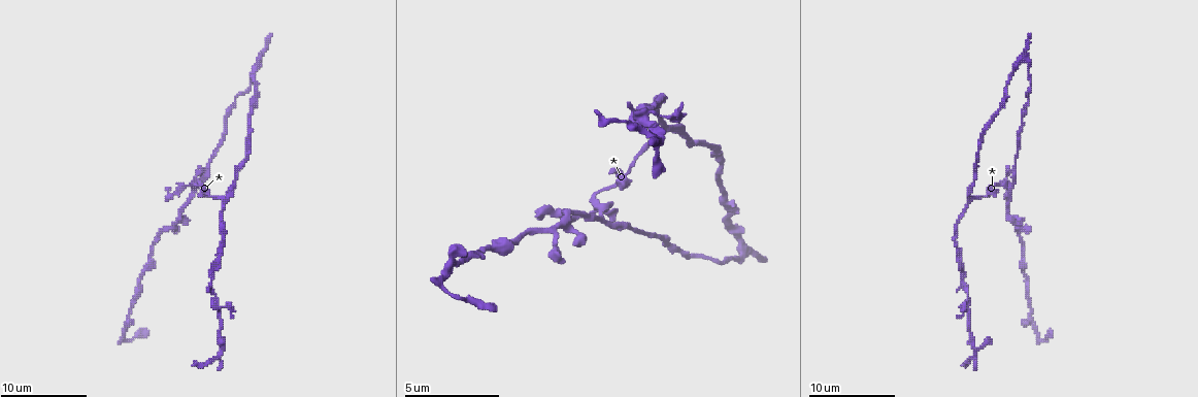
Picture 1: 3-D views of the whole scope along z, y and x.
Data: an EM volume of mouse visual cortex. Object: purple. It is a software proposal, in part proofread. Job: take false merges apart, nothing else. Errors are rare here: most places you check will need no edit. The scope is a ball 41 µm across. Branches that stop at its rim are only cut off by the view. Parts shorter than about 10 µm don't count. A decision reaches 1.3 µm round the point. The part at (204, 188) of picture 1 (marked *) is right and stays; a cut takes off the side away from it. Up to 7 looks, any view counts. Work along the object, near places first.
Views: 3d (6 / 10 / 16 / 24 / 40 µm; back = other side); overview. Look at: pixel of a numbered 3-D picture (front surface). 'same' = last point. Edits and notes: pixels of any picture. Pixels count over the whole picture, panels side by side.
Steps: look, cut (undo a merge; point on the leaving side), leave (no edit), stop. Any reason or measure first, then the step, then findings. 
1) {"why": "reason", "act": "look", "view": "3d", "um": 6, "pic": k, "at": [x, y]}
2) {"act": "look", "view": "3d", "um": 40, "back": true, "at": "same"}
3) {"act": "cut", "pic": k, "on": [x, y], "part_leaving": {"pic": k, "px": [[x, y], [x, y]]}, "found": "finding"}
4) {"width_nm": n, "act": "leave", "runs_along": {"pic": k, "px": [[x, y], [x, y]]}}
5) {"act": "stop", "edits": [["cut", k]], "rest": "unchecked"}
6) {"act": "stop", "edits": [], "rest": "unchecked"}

{"why": "four arms meet", "act": "look", "view": "3d", "um": 10, "pic": 1, "at": [194, 189]}

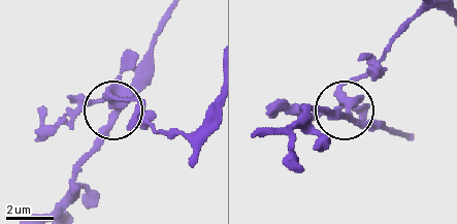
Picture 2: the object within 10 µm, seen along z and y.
{"width_nm": 290, "act": "leave", "runs_along": {"pic": 2, "px": [[140, 104], [107, 101], [110, 130], [84, 169]]}, "found": "all the same cell"}

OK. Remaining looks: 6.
{"why": "narrows sharply", "act": "look", "view": "3d", "um": 6, "pic": 1, "at": [962, 277]}

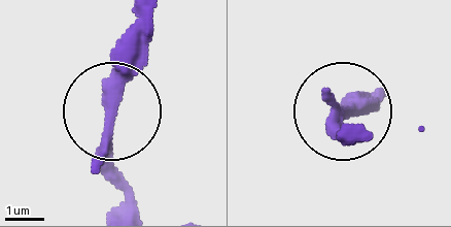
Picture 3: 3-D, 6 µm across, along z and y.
{"act": "leave", "runs_along": {"pic": 3, "px": [[148, 18], [109, 117], [109, 165], [129, 205]]}, "found": "one cell here"}

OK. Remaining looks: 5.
{"act": "look", "view": "3d", "um": 6, "pic": 1, "at": [226, 202]}

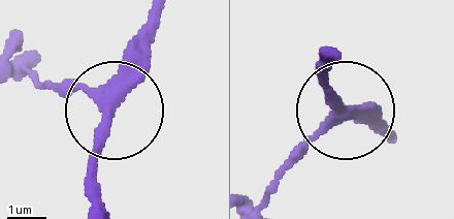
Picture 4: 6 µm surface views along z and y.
{"side_arm_um": 21, "act": "leave", "runs_along": {"pic": 4, "px": [[259, 204], [348, 115], [381, 138]]}, "found": "all the same cell"}

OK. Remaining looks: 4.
{"act": "stop", "edits": [], "rest": "unchecked"}

